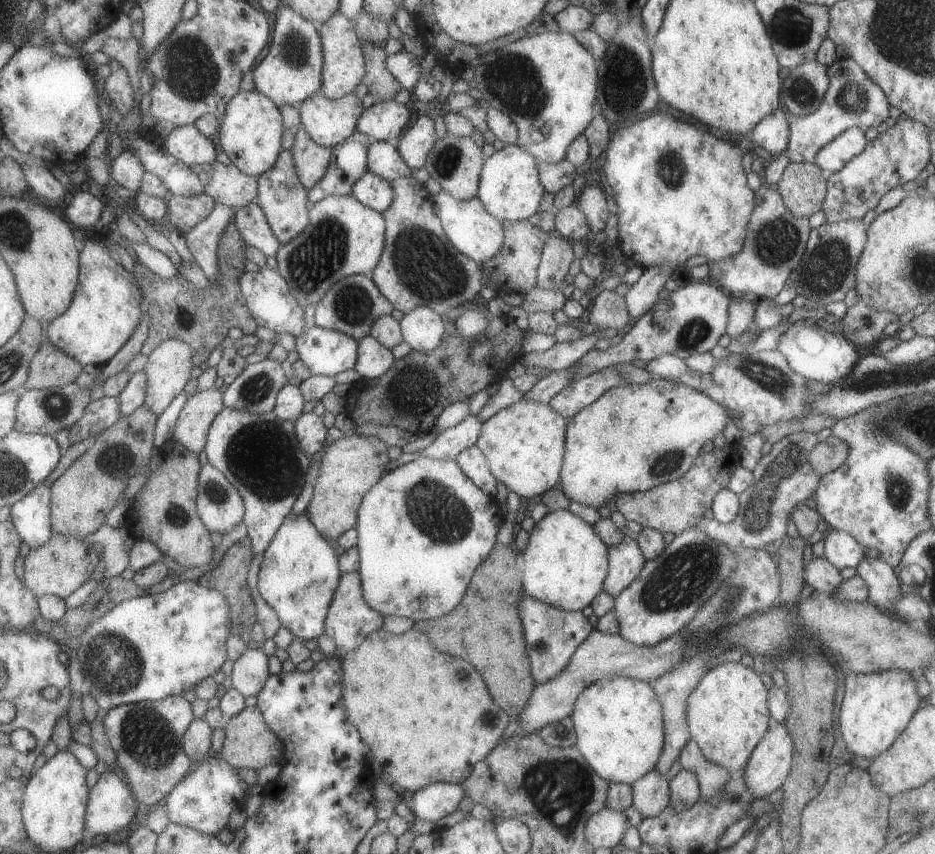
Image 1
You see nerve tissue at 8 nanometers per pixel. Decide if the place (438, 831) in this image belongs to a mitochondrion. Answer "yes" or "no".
no

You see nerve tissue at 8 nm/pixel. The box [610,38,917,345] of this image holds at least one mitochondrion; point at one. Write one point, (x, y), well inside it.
(826, 266)

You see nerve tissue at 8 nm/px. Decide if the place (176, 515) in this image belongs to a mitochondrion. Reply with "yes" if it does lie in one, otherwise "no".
yes

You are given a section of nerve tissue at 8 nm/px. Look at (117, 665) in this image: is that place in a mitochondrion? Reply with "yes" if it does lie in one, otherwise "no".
yes

